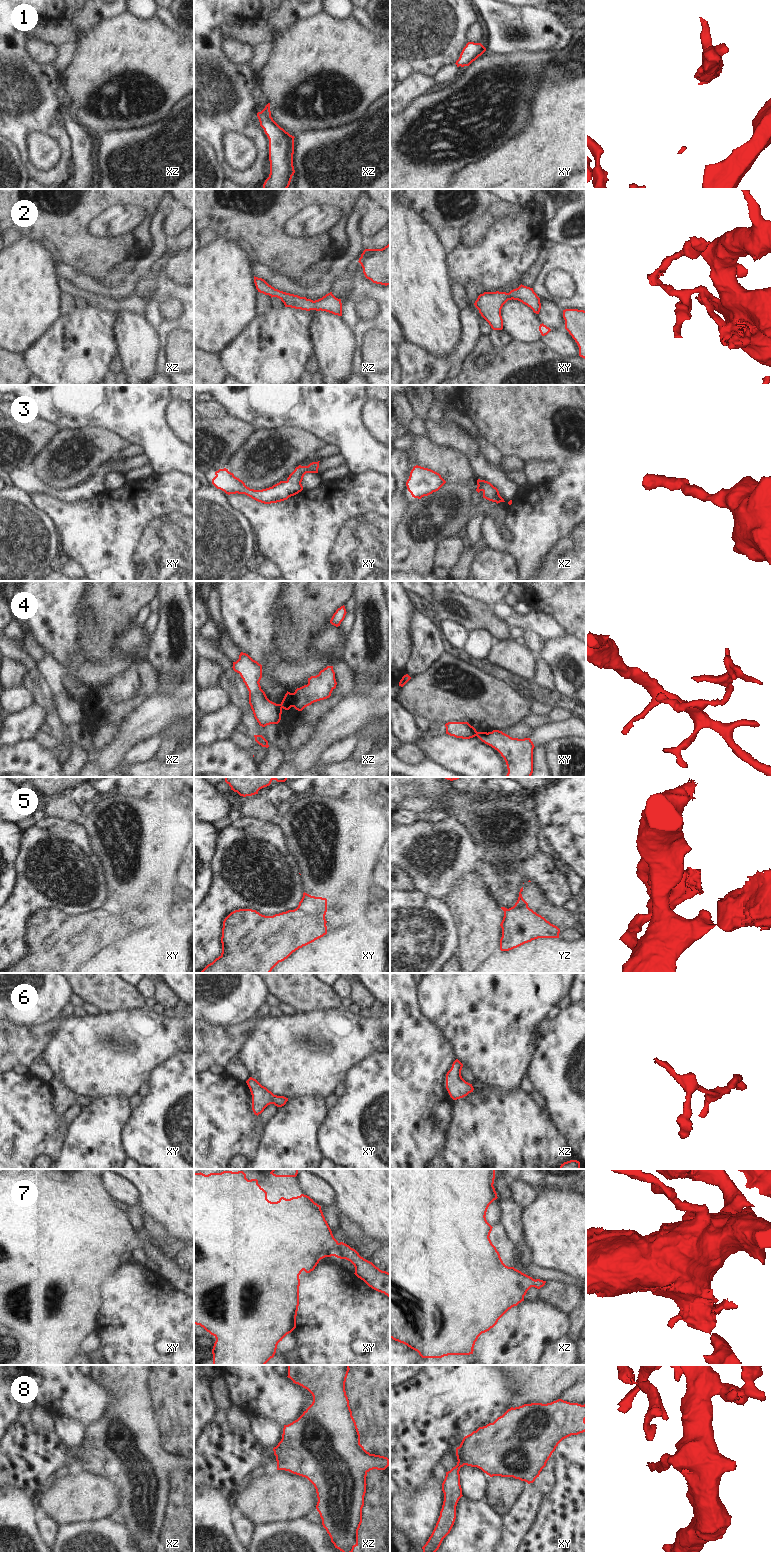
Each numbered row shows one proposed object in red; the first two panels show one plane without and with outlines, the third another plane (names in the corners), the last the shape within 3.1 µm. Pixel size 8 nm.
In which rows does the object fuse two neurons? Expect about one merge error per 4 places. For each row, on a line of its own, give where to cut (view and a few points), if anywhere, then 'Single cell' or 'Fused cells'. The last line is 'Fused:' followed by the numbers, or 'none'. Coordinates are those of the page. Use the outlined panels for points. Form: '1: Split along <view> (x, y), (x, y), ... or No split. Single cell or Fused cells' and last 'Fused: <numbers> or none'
1: No split. Single cell
2: No split. Single cell
3: No split. Single cell
4: Split along xz (280, 704), (282, 707). Fused cells
5: Split along xy (296, 908), (311, 915), (317, 922), (325, 925). Fused cells
6: No split. Single cell
7: No split. Single cell
8: No split. Single cell
Fused: 4, 5

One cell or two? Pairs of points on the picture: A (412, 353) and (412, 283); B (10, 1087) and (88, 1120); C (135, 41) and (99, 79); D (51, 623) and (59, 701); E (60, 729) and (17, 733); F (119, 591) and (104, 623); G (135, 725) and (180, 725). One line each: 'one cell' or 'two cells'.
A: two cells
B: two cells
C: one cell
D: two cells
E: two cells
F: one cell
G: two cells

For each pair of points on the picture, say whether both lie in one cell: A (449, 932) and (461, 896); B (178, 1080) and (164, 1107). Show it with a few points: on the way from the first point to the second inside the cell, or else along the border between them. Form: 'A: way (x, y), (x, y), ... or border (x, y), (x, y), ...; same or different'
A: border (445, 900), (453, 918), (459, 942); different
B: way (178, 1087), (178, 1093), (171, 1100); same

